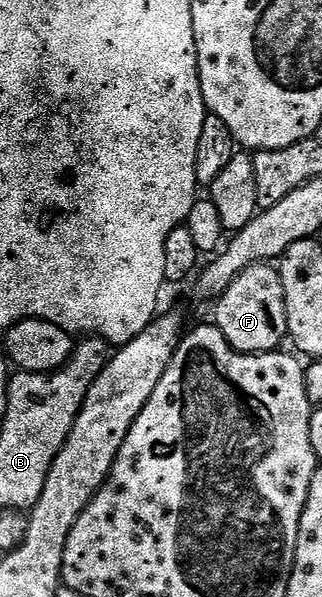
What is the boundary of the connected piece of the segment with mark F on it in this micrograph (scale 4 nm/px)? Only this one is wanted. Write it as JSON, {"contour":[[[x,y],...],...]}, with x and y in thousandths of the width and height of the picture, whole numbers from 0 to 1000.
{"contour":[[[842,441],[776,444],[711,474],[711,481],[674,499],[661,543],[699,561],[711,576],[752,591],[851,591],[891,564],[891,523],[885,521],[885,494],[879,476],[866,466],[863,449]]]}

